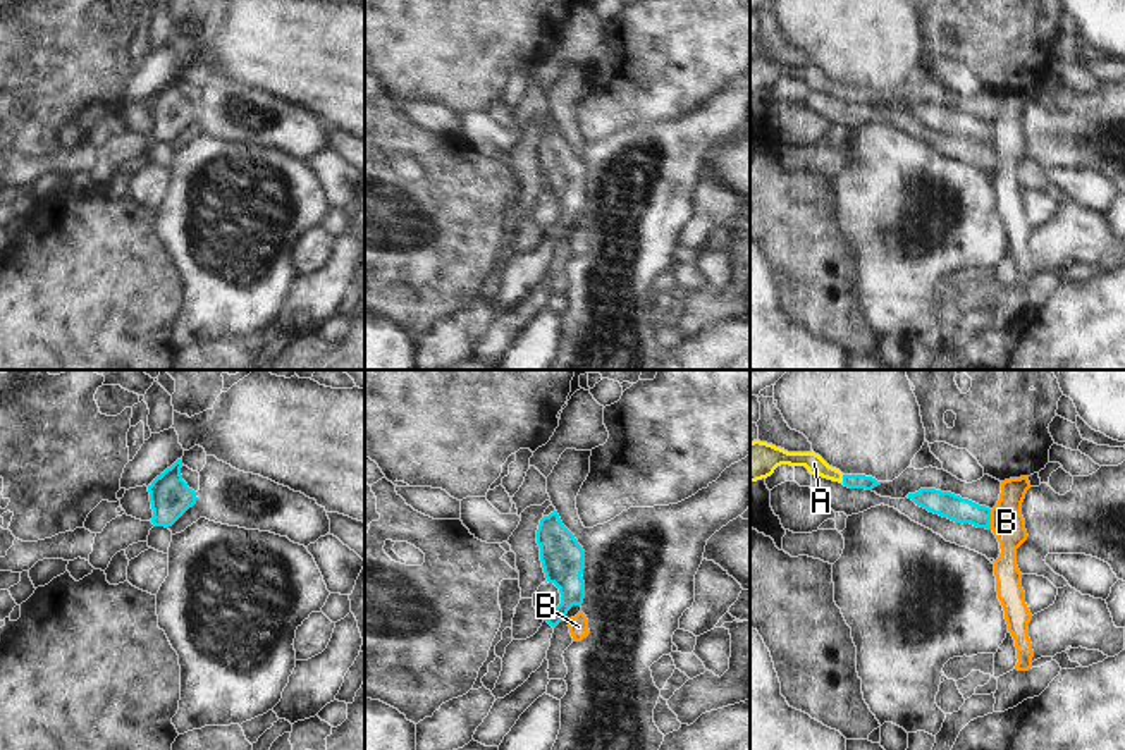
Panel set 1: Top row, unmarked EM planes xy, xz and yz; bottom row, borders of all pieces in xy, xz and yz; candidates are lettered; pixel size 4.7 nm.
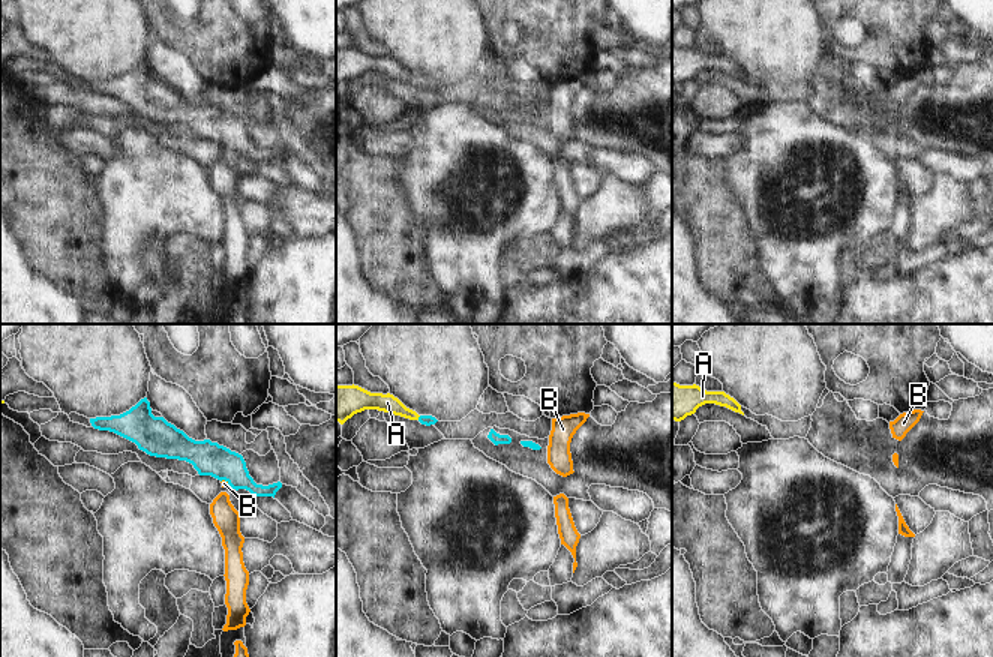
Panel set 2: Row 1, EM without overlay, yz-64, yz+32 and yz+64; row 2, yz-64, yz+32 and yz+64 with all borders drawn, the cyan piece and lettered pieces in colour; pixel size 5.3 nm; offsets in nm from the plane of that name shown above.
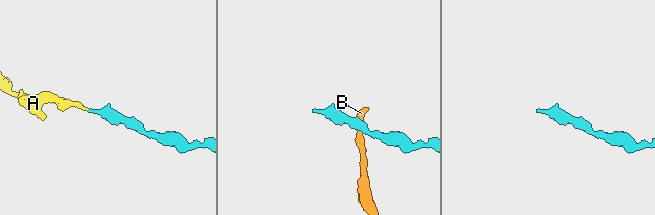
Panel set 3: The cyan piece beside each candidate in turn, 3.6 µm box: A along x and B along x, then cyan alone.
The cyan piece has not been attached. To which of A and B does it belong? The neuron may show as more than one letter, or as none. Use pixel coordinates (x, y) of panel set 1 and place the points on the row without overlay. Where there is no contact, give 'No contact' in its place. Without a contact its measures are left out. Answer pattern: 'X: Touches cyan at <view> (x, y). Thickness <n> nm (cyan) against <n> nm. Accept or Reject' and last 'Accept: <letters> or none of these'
A: Touches cyan at yz (843, 93). Thickness 60 nm (cyan) against 90 nm. Accept
B: Touches cyan at yz (989, 135). Thickness 120 nm (cyan) against 160 nm. Reject
Accept: A.

